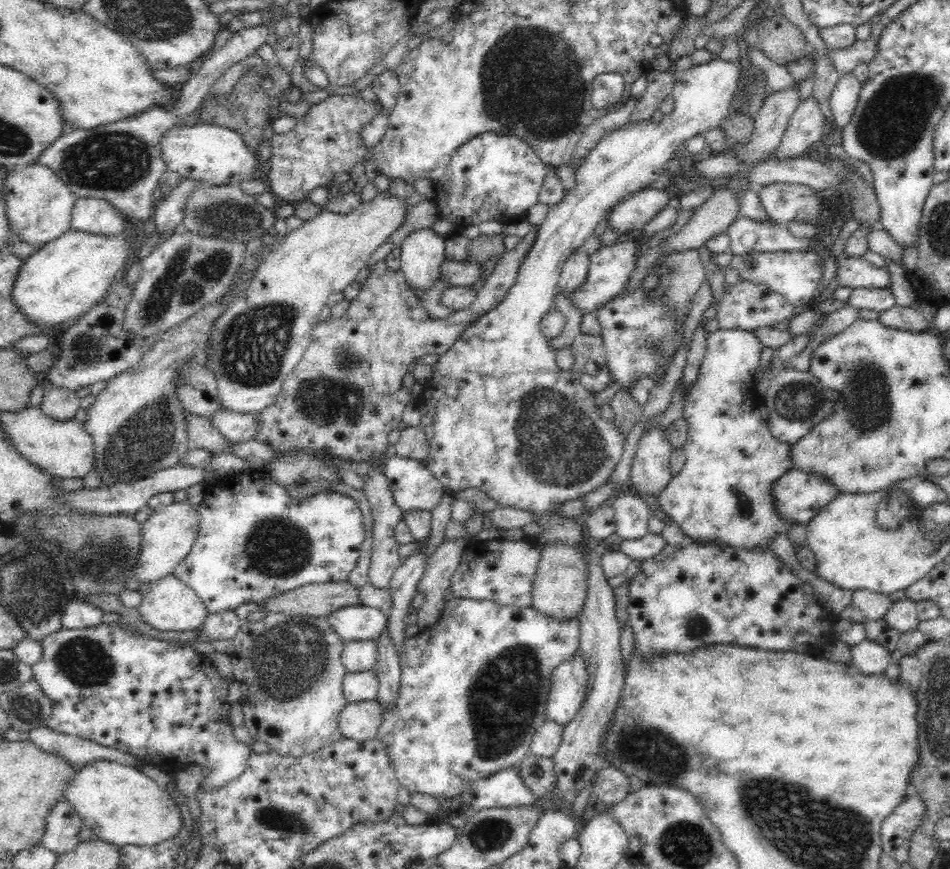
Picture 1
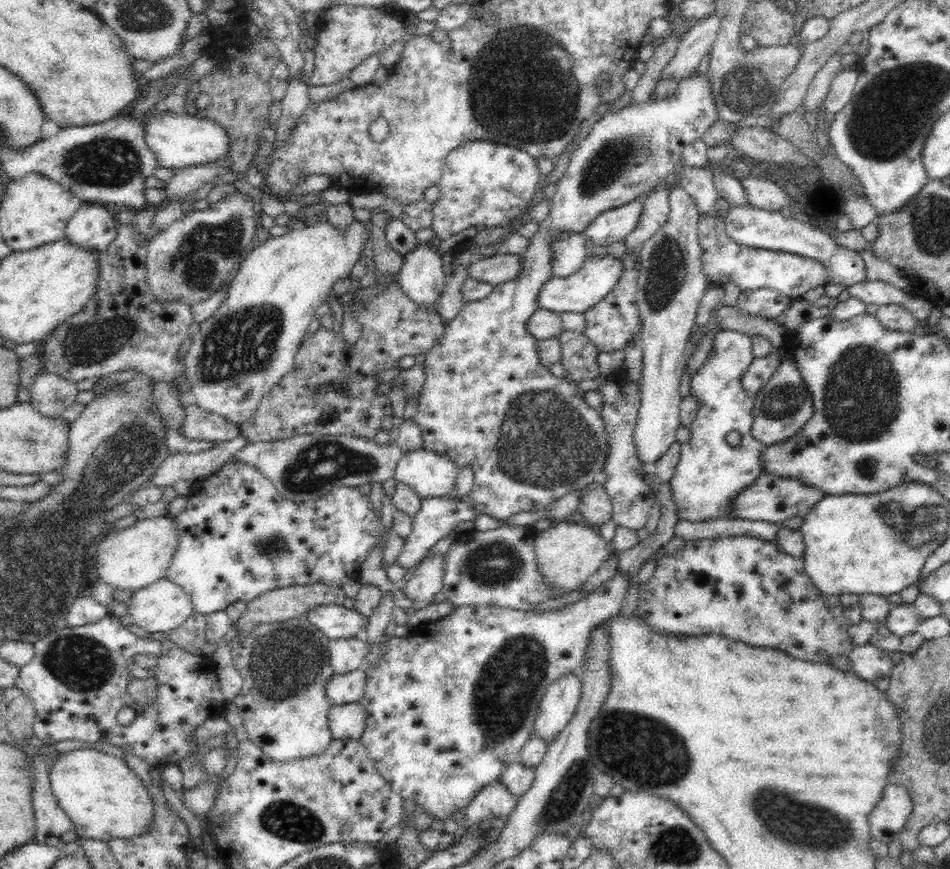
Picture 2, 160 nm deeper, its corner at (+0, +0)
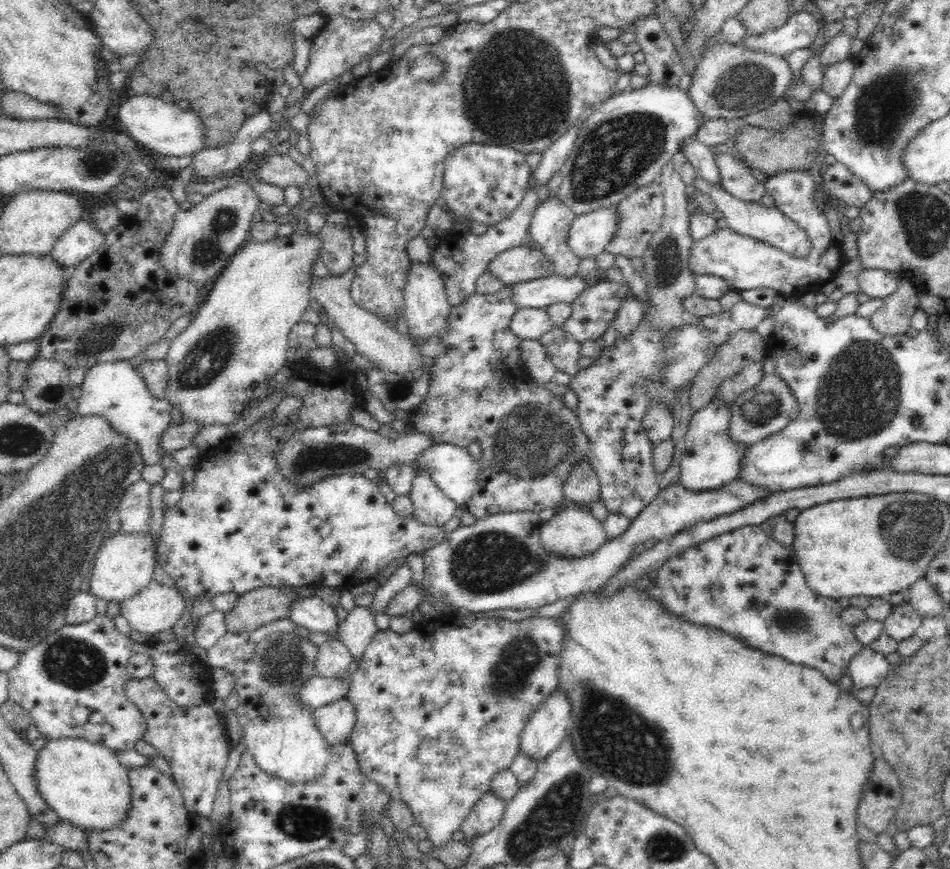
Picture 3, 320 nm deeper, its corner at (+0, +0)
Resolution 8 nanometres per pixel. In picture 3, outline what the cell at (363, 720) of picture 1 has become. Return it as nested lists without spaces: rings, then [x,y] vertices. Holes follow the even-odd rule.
[[[344,698],[313,709],[312,719],[320,735],[333,747],[335,744],[348,741],[356,715],[352,703]]]

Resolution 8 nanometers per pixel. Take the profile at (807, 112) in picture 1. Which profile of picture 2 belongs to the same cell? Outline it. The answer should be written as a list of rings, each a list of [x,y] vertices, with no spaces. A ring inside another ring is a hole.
[[[834,52],[822,64],[822,68],[816,72],[803,100],[805,109],[815,113],[817,108],[821,106],[826,98],[826,92],[831,86],[831,80],[842,70],[842,58],[842,54]]]

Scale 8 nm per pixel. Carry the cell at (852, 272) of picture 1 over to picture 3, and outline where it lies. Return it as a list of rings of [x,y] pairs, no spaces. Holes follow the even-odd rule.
[[[694,178],[691,186],[698,192],[708,194],[716,205],[716,213],[722,215],[728,226],[742,235],[751,236],[756,240],[763,240],[768,244],[783,250],[785,253],[793,257],[804,258],[811,249],[810,239],[804,233],[804,230],[784,213],[780,212],[775,206],[768,207],[761,205],[759,202],[746,202],[734,198],[730,193],[726,192],[721,186],[710,184],[702,178]]]

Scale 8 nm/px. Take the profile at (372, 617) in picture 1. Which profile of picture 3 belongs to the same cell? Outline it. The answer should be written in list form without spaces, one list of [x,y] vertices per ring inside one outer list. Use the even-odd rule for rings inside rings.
[[[315,595],[311,598],[301,598],[294,600],[288,608],[288,618],[298,627],[304,627],[312,632],[327,632],[331,636],[335,637],[338,630],[338,618],[334,611],[334,606],[326,604],[320,598]]]

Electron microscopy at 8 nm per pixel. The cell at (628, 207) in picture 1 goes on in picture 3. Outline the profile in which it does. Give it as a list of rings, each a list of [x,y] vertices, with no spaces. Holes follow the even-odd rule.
[[[616,207],[596,209],[577,215],[568,228],[568,247],[578,257],[594,258],[604,252],[608,240],[616,232]]]

